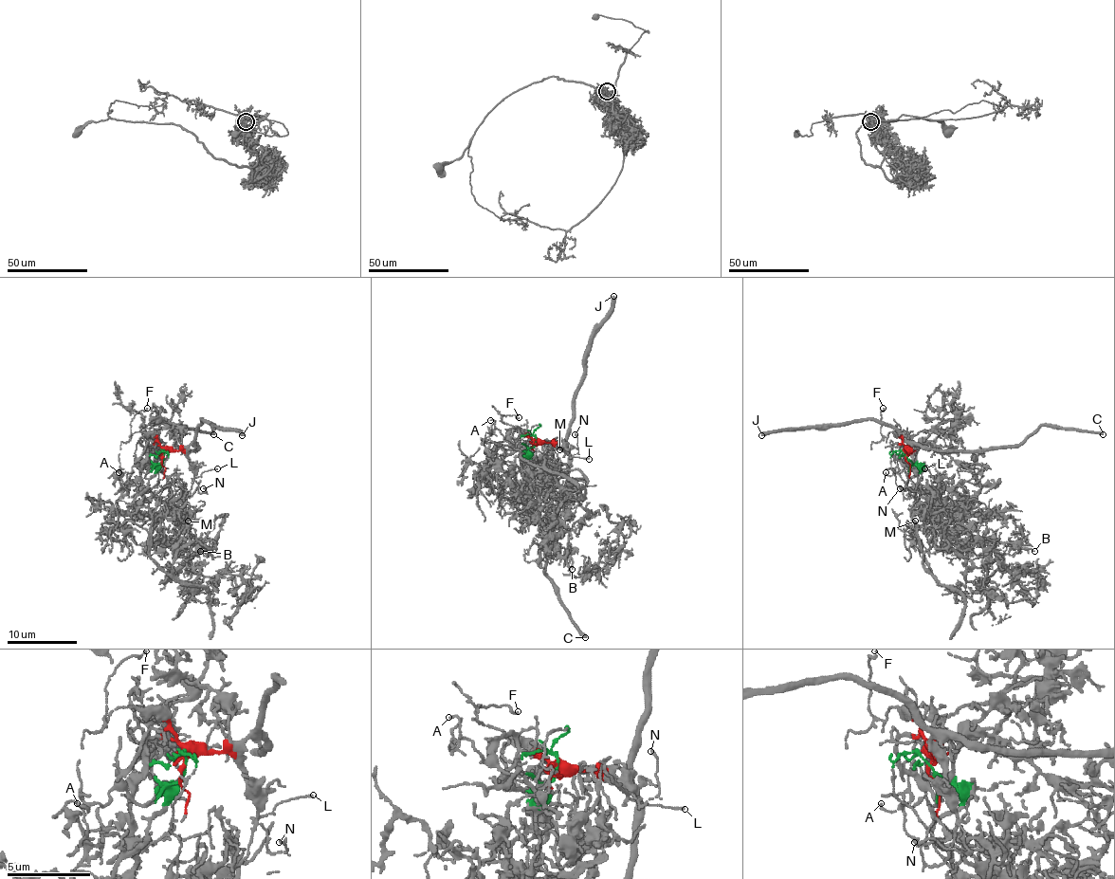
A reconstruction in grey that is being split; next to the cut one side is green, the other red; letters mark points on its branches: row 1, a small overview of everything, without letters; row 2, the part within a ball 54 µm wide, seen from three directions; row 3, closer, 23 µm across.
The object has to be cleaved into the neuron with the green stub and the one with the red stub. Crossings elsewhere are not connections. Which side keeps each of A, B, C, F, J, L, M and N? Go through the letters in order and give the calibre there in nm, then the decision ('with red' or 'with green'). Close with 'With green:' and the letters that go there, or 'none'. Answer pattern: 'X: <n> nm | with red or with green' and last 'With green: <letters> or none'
A: 120 nm | with green
B: 150 nm | with green
C: 460 nm | with red
F: 130 nm | with red
J: 440 nm | with red
L: 110 nm | with red
M: 140 nm | with green
N: 130 nm | with red
With green: A, B, M

